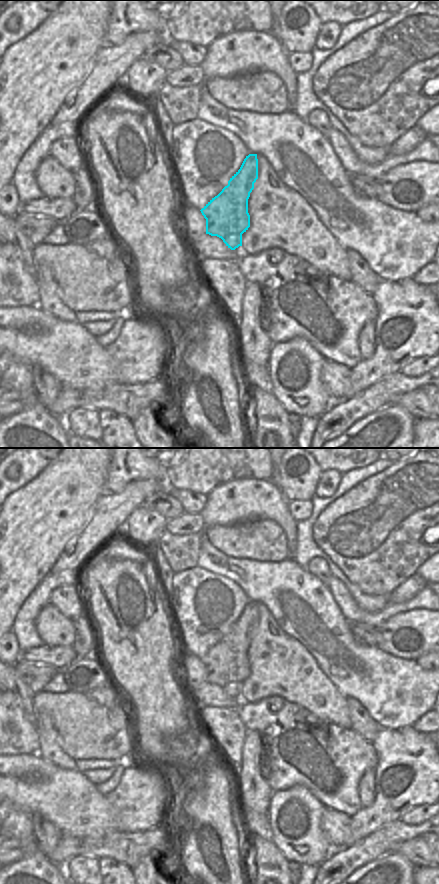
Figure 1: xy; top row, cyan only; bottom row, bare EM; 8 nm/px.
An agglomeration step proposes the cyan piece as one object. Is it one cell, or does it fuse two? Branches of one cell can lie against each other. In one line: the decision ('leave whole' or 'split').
split

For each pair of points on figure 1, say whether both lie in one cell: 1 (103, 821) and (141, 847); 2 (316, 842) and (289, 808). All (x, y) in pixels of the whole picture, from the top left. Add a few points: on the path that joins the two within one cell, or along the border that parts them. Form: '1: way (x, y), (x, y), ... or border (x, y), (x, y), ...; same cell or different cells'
1: border (113, 829), (100, 835), (90, 835); different cells
2: way (308, 834), (295, 821), (294, 816); same cell

